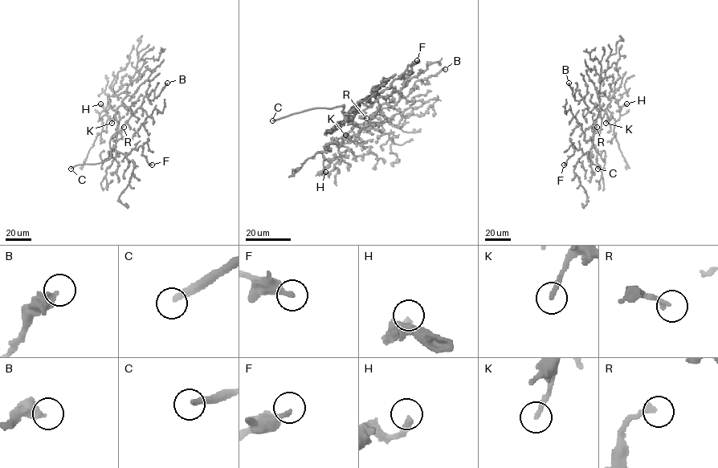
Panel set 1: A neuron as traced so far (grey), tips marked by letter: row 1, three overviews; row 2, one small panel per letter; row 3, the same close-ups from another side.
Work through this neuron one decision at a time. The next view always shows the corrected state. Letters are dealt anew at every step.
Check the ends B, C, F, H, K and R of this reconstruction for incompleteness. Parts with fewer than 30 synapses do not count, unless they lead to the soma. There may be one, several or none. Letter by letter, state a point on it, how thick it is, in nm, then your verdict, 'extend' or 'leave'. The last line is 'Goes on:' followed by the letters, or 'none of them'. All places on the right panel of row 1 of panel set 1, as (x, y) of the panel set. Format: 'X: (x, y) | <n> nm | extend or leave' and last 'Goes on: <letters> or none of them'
B: (569, 83) | 400 nm | leave
C: (597, 168) | 300 nm | extend
F: (564, 164) | 220 nm | leave
H: (626, 103) | 240 nm | leave
K: (605, 123) | 220 nm | extend
R: (597, 127) | 240 nm | leave
Goes on: C, K

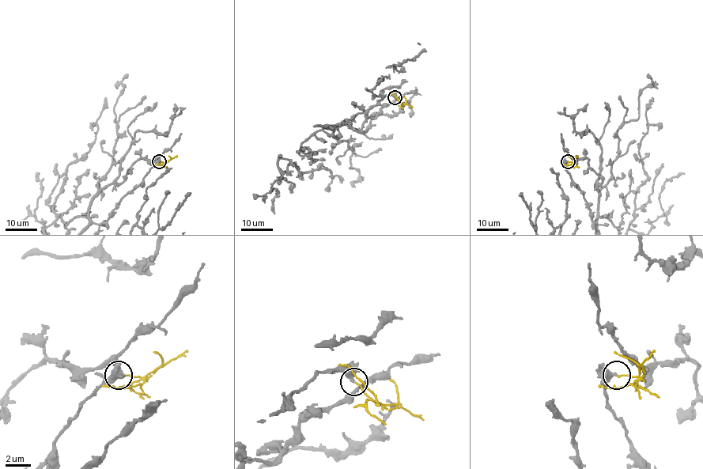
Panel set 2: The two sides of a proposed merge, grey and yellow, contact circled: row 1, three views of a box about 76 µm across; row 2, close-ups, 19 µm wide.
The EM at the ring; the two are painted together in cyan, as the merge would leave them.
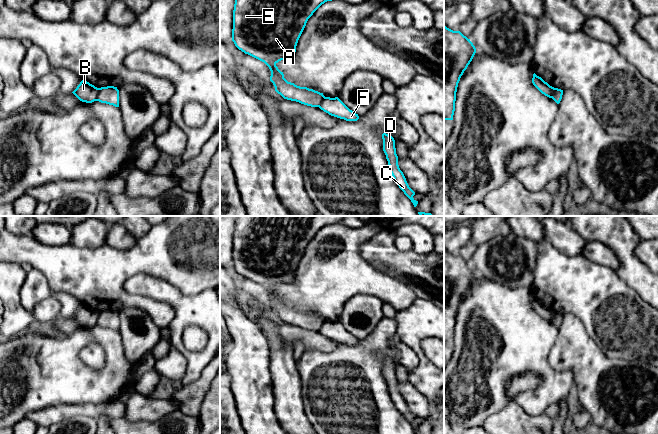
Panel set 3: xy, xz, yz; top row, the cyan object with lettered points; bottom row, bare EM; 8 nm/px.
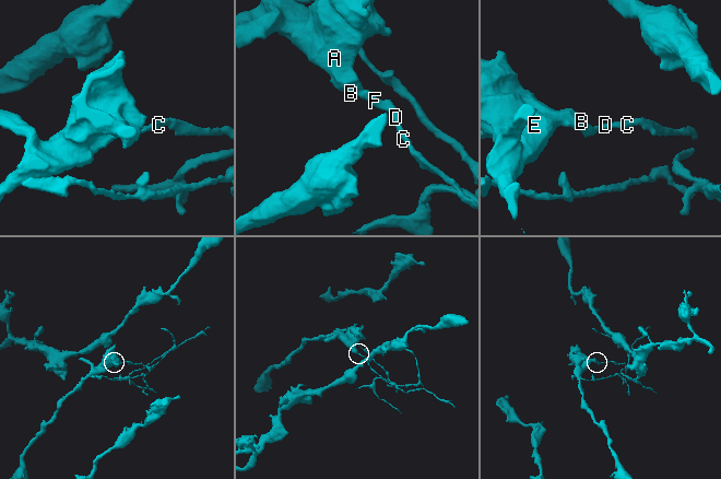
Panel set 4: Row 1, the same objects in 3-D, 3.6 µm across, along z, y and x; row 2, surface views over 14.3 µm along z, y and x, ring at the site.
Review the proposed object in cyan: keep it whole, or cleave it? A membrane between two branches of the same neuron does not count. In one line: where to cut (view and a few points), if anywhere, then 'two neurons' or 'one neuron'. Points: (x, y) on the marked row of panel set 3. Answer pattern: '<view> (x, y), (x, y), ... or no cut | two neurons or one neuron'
xy (99, 88), (95, 100) | two neurons

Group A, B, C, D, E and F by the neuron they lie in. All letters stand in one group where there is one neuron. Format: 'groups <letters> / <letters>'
groups A B E / C D F

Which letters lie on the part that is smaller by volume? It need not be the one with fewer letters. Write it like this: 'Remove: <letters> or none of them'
Remove: C, D, F

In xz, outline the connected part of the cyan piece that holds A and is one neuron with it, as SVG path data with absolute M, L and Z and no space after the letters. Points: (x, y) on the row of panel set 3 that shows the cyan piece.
M235 0L233 10L232 41L235 46L269 67L270 81L275 91L284 99L311 107L320 106L325 98L323 93L288 82L276 64L294 57L298 40L308 19L327 1L332 0Z

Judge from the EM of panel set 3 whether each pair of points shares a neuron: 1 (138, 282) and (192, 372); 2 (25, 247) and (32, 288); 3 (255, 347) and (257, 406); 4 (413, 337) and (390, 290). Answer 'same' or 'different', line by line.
1: same
2: different
3: same
4: different

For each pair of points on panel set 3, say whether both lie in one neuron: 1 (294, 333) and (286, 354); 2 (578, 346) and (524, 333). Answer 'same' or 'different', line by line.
1: different
2: different

